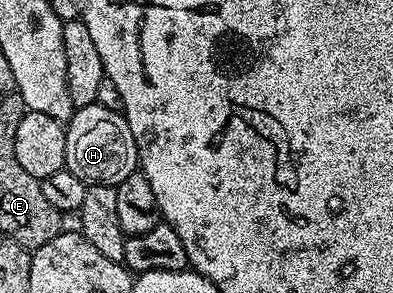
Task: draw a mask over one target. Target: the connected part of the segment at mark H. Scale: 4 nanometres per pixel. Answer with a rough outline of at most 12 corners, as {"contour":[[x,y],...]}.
{"contour":[[79,106],[64,168],[115,186],[140,156],[123,112]]}

